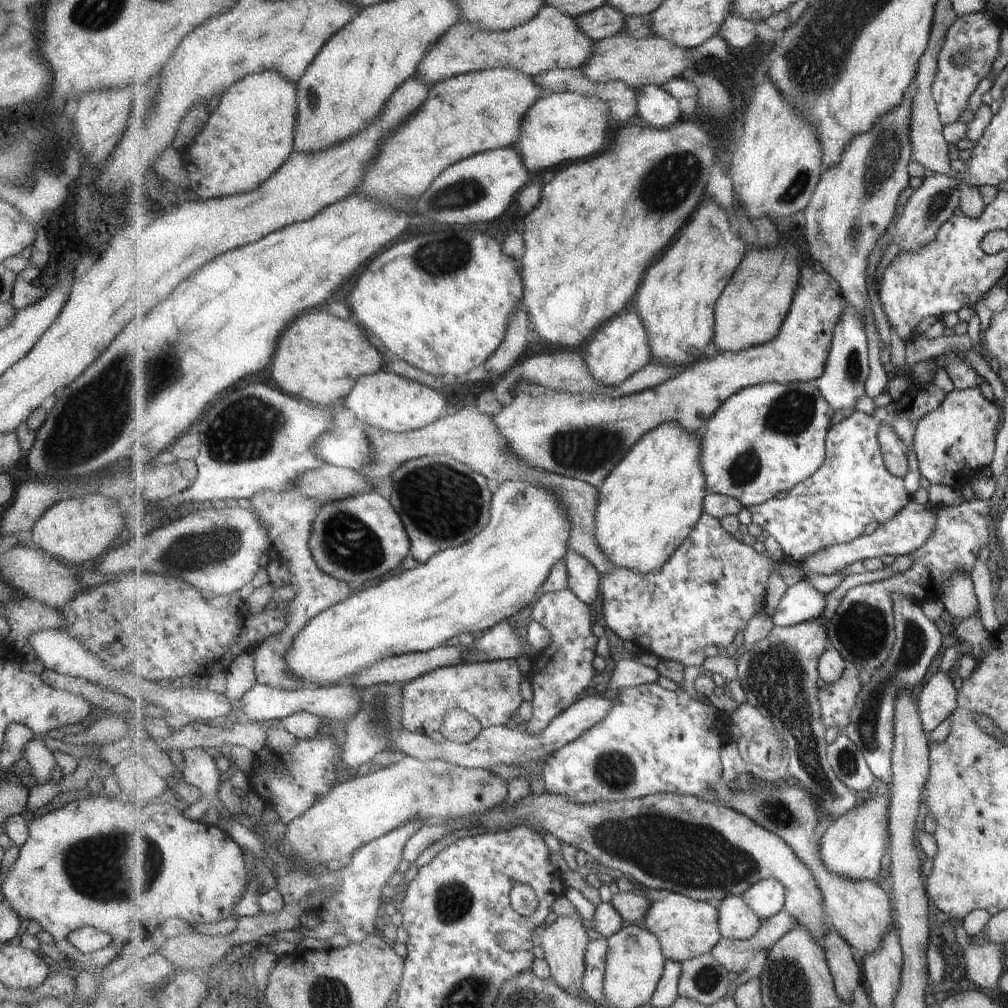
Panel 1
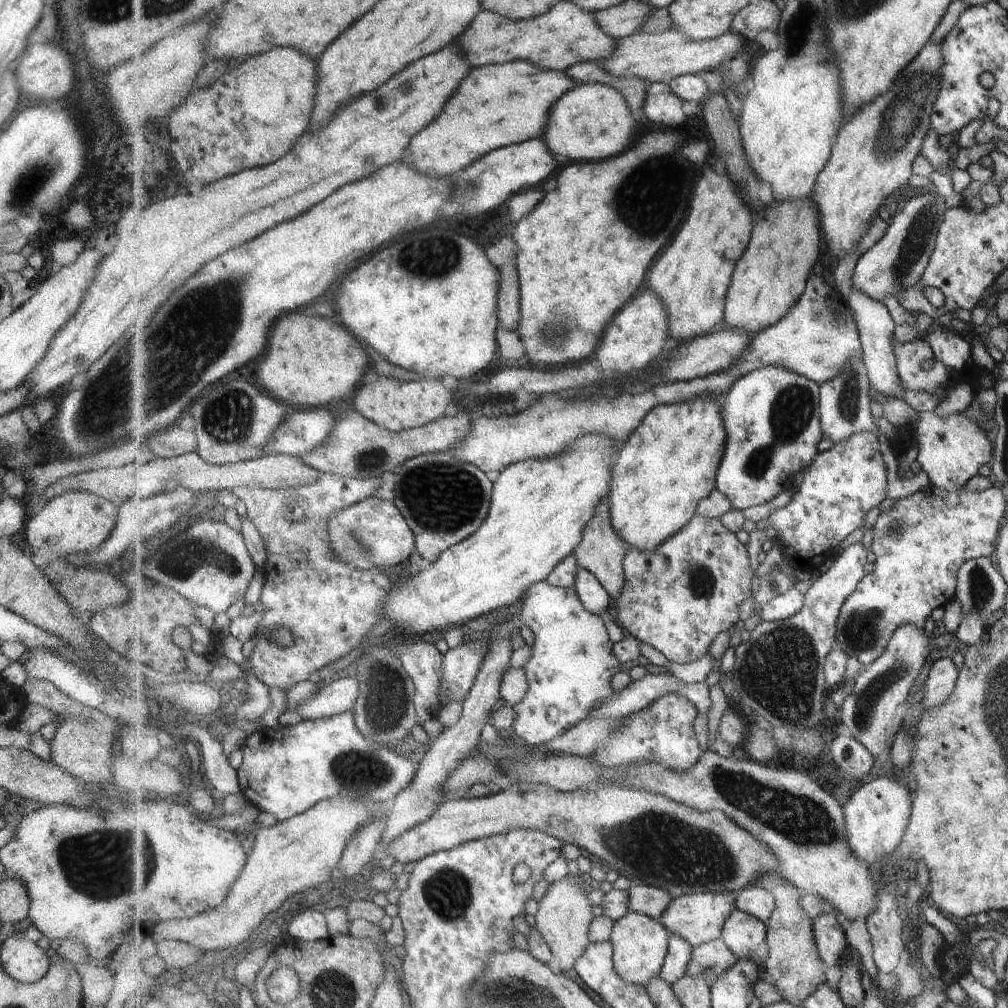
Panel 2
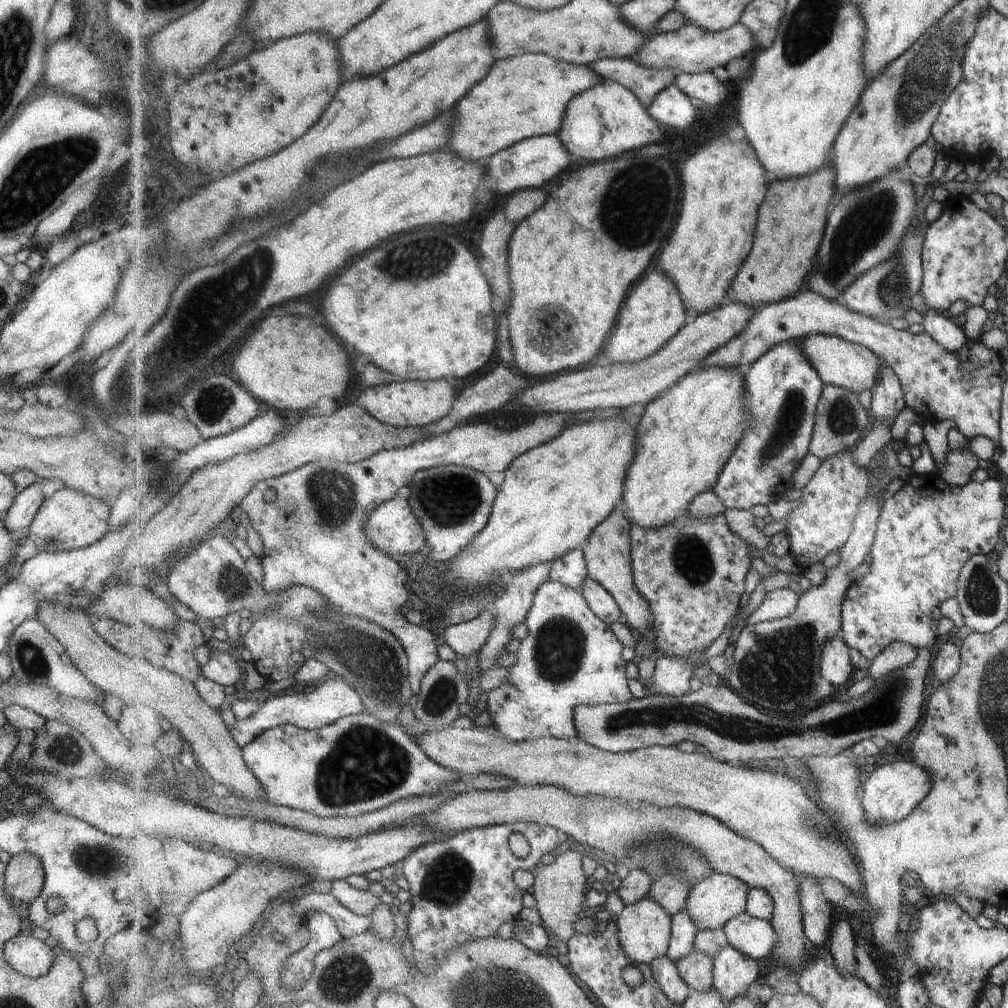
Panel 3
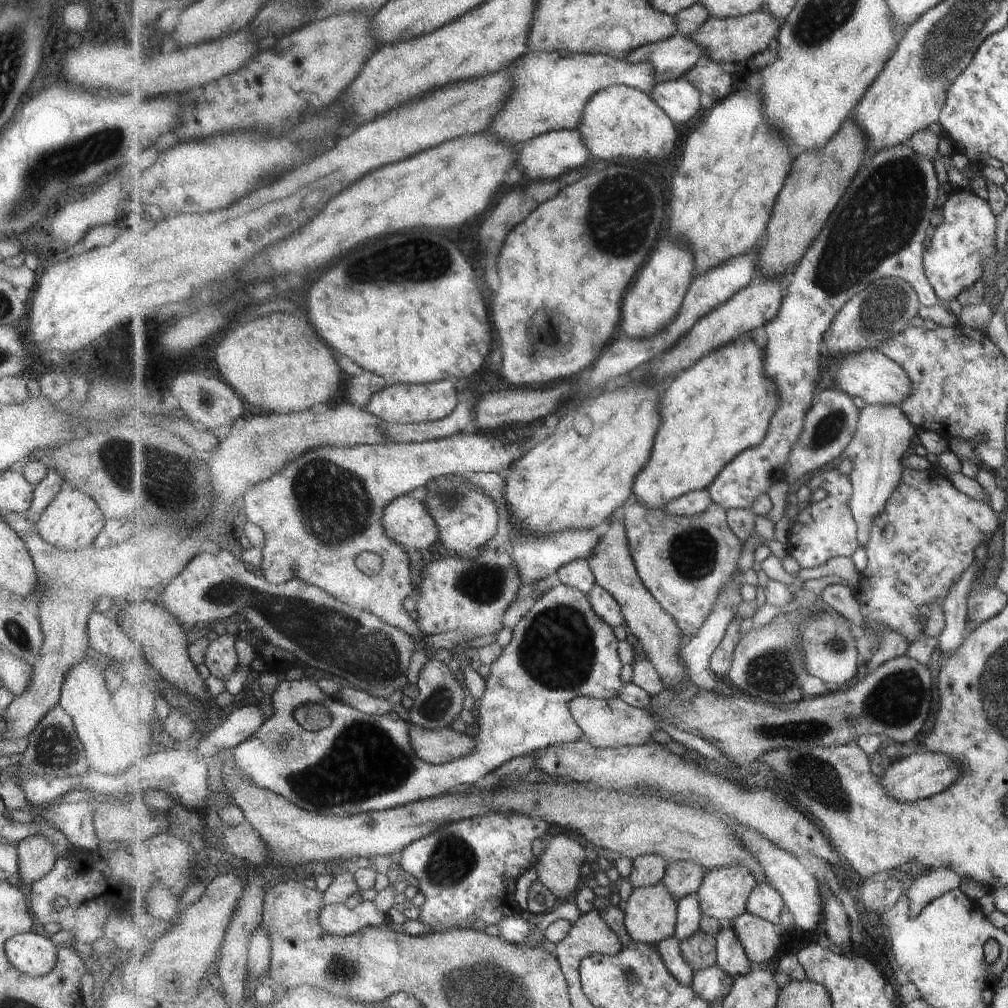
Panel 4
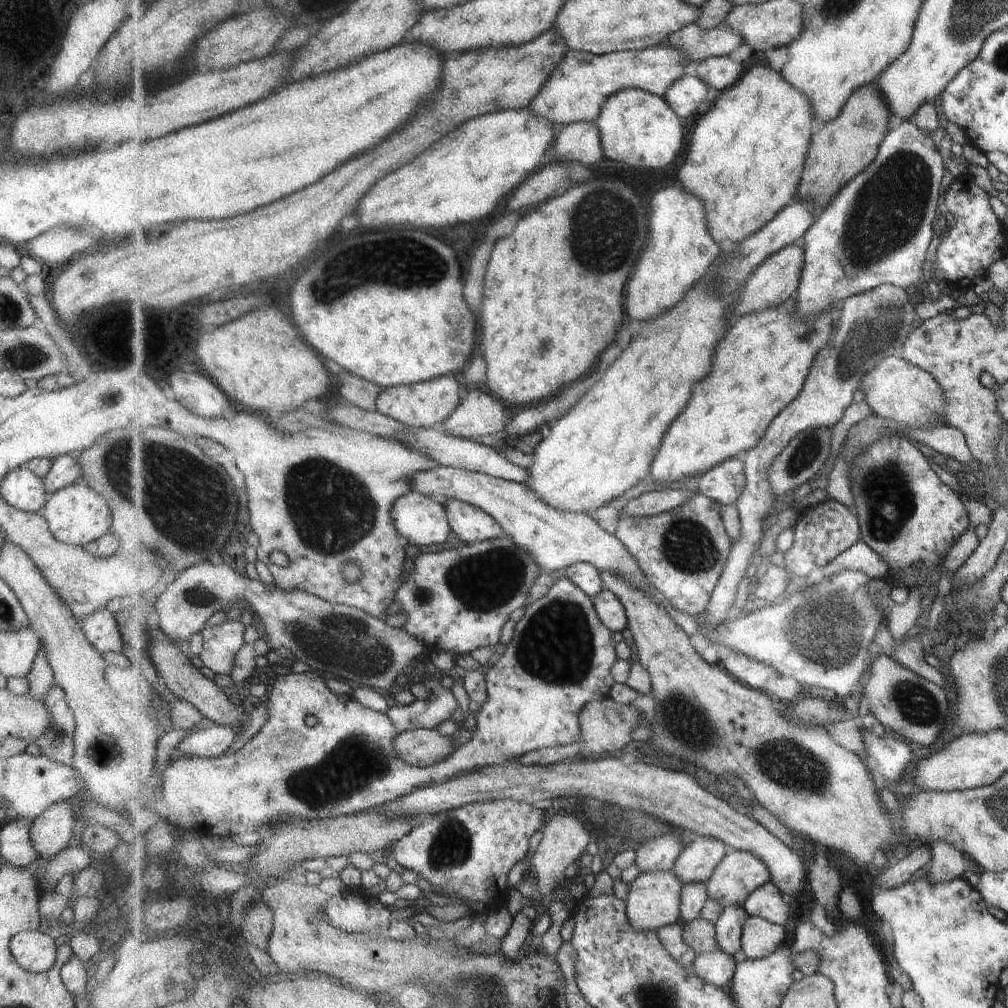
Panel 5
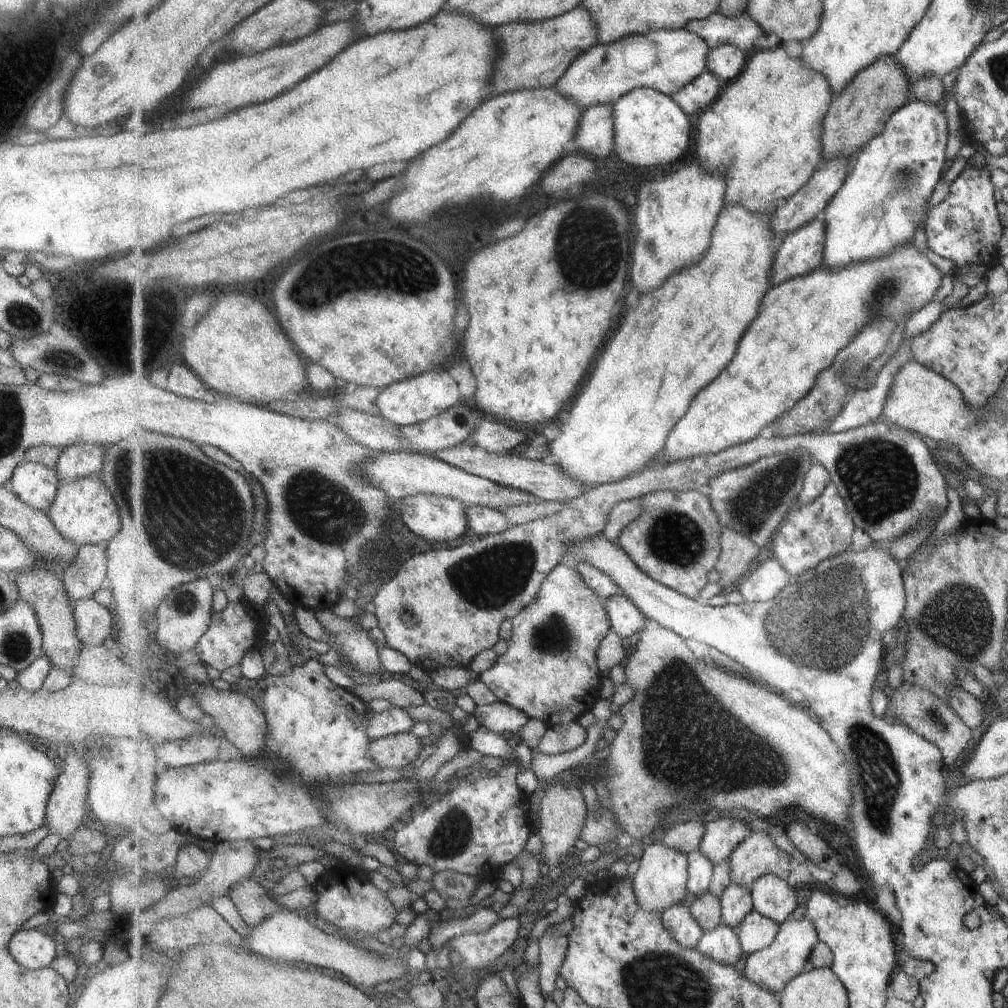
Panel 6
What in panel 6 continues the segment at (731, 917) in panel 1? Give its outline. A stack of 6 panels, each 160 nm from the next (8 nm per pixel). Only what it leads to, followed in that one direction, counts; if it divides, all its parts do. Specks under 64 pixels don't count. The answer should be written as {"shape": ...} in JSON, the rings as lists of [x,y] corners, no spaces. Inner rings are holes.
{"shape":[[[754,910],[734,931],[740,938],[745,956],[748,956],[776,942],[780,935],[780,923]]]}

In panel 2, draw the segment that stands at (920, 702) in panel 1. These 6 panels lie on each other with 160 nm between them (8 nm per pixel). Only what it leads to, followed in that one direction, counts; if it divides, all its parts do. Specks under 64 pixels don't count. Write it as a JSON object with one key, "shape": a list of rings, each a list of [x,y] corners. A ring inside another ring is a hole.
{"shape":[[[951,658],[936,660],[927,673],[922,698],[924,712],[940,707],[954,690],[955,678],[958,676],[949,659]]]}

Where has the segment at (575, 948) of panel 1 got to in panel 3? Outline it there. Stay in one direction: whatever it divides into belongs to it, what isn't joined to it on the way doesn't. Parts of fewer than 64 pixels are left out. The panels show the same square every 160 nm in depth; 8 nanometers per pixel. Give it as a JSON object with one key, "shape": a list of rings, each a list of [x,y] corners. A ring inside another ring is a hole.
{"shape":[[[568,848],[566,851],[557,851],[555,855],[555,861],[549,865],[545,865],[536,875],[536,883],[533,885],[533,896],[536,899],[536,909],[540,916],[540,924],[548,932],[552,939],[561,941],[560,945],[565,944],[567,948],[568,942],[575,936],[575,922],[579,920],[579,914],[583,912],[586,906],[586,892],[585,884],[587,884],[587,878],[585,872],[583,872],[583,860],[581,857],[587,852],[580,852]]]}

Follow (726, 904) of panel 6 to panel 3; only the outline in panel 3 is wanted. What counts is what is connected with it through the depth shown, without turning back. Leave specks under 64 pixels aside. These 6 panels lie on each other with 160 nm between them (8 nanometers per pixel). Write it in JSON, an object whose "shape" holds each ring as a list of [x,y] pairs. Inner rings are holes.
{"shape":[[[729,943],[714,958],[714,988],[727,1003],[745,996],[759,978],[759,966],[756,960]]]}

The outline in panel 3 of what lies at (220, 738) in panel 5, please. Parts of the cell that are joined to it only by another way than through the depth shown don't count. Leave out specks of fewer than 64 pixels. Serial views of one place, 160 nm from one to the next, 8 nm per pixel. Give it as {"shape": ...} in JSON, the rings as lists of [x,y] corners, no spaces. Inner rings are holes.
{"shape":[[[333,678],[320,684],[316,689],[309,692],[298,692],[291,695],[283,695],[269,699],[263,706],[246,721],[236,721],[233,728],[229,730],[233,740],[241,748],[245,748],[266,730],[277,728],[284,724],[292,724],[296,727],[312,731],[320,729],[341,717],[358,715],[366,712],[363,699],[360,694],[343,678]]]}

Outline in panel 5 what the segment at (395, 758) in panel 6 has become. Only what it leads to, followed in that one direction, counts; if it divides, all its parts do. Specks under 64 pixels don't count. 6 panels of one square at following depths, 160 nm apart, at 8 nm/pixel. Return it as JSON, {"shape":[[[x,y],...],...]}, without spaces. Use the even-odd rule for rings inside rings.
{"shape":[[[415,729],[397,734],[394,747],[404,761],[416,767],[430,767],[449,758],[458,748],[437,729]]]}

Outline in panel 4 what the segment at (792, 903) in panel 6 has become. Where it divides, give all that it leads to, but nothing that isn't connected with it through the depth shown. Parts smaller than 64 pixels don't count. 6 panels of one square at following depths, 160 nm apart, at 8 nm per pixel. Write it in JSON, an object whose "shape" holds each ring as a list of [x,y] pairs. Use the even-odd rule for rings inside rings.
{"shape":[[[763,879],[750,894],[747,903],[748,912],[773,924],[781,924],[781,912],[785,901],[781,893]]]}

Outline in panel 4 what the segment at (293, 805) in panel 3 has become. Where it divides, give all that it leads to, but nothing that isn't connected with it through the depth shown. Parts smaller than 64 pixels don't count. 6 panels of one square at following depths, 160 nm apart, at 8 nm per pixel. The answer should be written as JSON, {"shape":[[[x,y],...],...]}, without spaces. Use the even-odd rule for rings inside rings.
{"shape":[[[563,584],[552,588],[519,621],[518,626],[513,628],[511,642],[504,648],[499,660],[490,667],[487,690],[476,705],[478,716],[475,722],[479,726],[476,747],[466,757],[444,765],[429,764],[411,748],[410,723],[403,721],[395,711],[386,715],[368,715],[336,695],[325,694],[315,681],[303,678],[278,683],[271,701],[274,713],[254,737],[233,749],[237,762],[257,786],[272,790],[306,811],[338,817],[383,812],[415,801],[437,798],[451,791],[473,789],[479,780],[514,758],[547,752],[549,747],[585,738],[571,712],[570,702],[582,696],[614,699],[625,685],[622,679],[624,664],[619,658],[619,640],[613,628],[595,612],[588,595]],[[309,703],[324,704],[328,708],[329,728],[308,731],[297,722],[294,712]]]}

